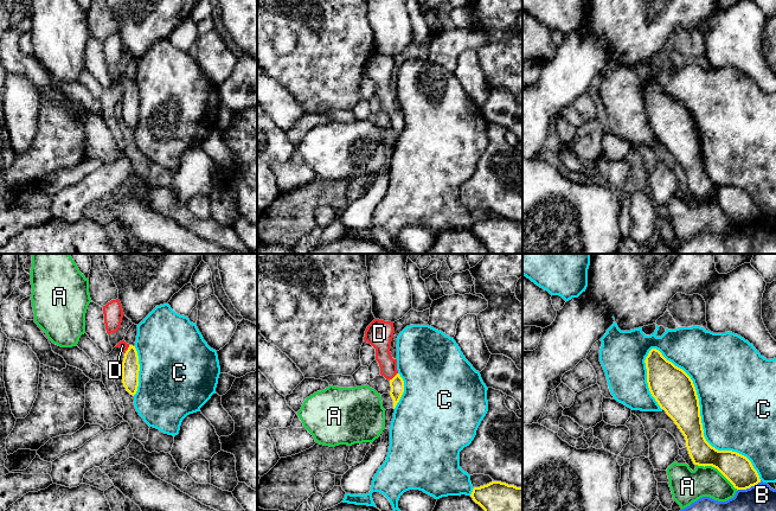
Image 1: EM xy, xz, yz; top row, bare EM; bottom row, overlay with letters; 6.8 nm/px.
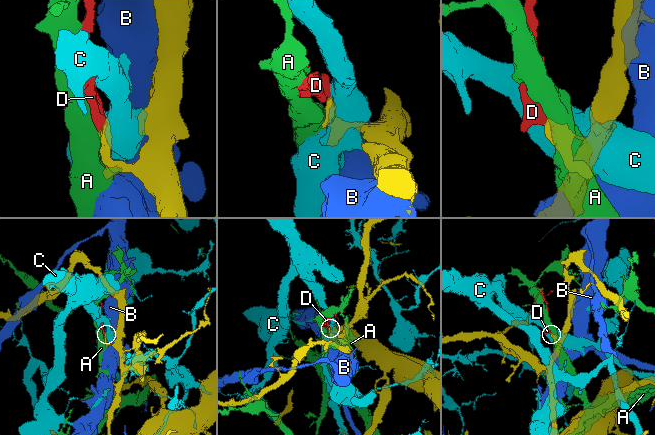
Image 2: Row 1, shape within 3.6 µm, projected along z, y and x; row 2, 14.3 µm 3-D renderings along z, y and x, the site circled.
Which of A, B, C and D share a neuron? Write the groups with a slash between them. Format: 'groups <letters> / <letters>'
groups A / B / C / D

